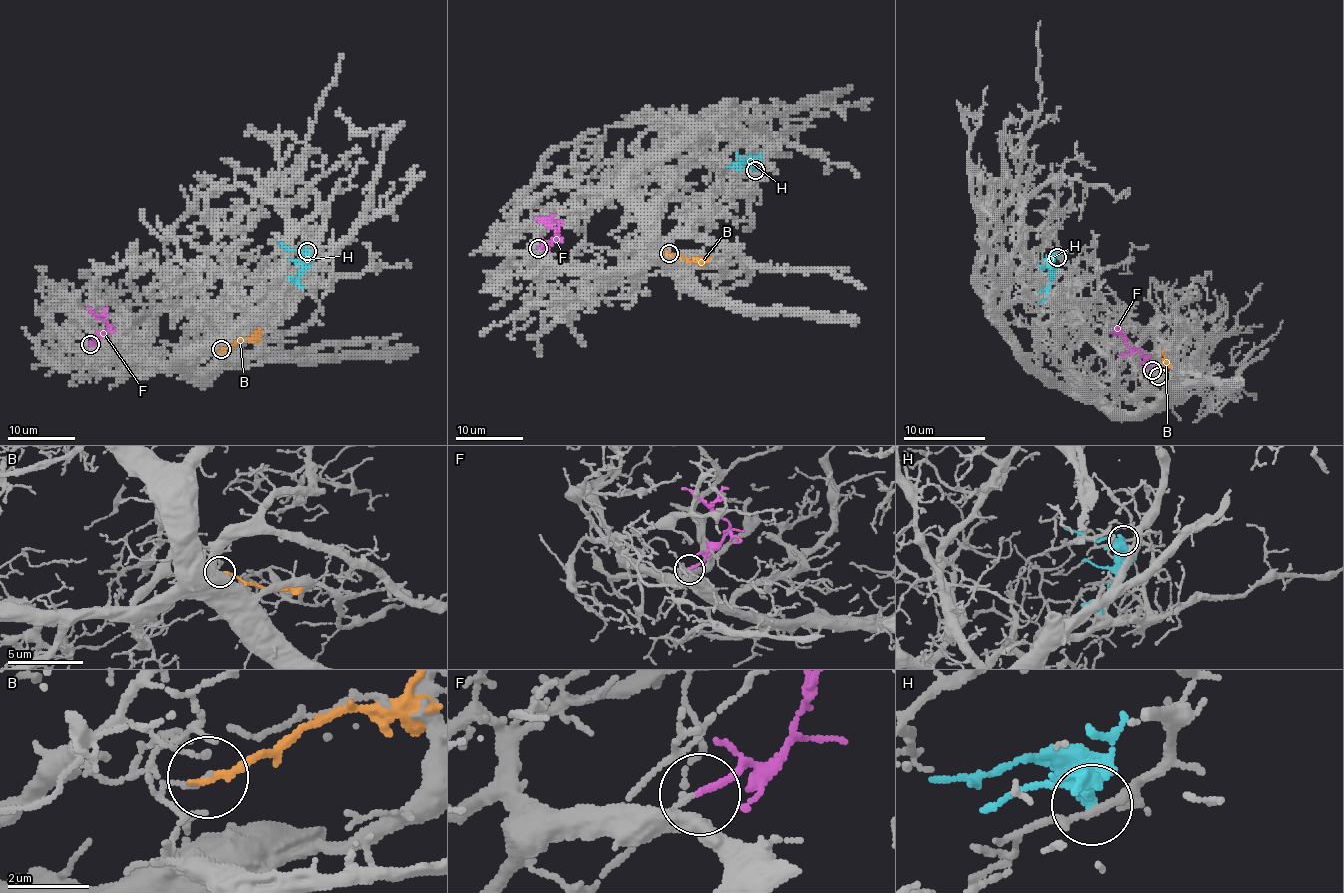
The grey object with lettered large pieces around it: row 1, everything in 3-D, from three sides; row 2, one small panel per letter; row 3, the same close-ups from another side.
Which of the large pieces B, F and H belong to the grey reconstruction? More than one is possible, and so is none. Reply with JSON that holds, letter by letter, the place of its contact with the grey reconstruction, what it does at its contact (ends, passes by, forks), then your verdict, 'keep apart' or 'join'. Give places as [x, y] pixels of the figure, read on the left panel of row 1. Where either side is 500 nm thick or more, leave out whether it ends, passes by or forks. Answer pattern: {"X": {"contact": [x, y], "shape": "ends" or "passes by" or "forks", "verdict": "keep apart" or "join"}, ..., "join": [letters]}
{"B": {"contact": [221, 349], "shape": "ends", "verdict": "keep apart"}, "F": {"contact": [90, 344], "shape": "ends", "verdict": "keep apart"}, "H": {"contact": [307, 251], "verdict": "keep apart"}, "join": []}

